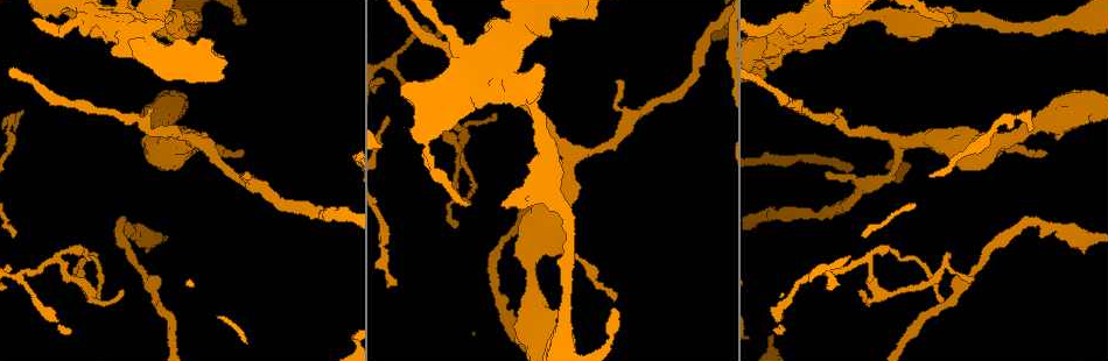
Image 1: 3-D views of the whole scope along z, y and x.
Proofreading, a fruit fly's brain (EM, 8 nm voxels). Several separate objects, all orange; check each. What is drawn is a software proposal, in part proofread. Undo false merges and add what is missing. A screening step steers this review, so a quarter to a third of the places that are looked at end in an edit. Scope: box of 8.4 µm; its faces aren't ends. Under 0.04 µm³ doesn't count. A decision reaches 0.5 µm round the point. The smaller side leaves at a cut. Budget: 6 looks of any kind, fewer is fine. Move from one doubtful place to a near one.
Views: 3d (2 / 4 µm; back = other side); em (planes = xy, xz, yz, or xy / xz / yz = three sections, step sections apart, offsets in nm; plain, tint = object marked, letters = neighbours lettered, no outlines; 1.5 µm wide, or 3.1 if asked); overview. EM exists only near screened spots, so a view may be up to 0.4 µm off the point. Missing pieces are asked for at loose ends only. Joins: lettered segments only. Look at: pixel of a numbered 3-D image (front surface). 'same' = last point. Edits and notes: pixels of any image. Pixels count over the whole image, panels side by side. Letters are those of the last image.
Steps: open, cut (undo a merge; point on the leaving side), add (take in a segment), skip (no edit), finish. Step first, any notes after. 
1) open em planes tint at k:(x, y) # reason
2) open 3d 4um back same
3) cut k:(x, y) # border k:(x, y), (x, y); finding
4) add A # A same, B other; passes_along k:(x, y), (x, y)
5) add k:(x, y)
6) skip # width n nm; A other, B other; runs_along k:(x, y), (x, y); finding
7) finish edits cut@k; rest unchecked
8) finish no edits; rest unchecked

open em planes letters at 1:(552, 31) # stops while still wide

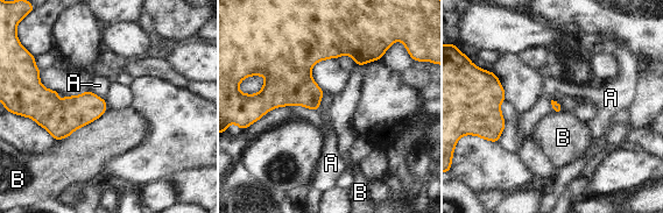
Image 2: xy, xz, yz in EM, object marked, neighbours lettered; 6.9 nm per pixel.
skip # A other, B other; border 2:(106, 111), (56, 141); none of them fits

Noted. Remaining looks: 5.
open 3d 4um at 1:(950, 27) # branch stops here

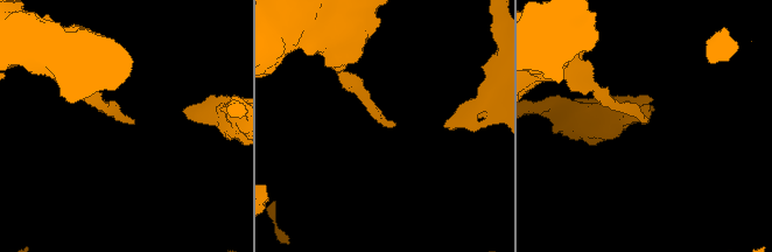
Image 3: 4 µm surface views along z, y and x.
open em planes tint at 3:(131, 123)

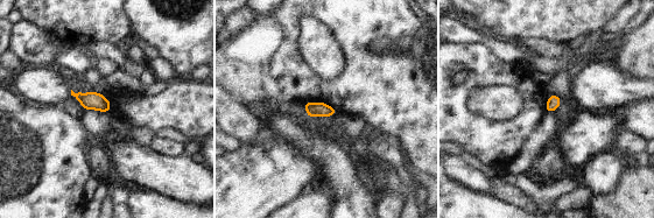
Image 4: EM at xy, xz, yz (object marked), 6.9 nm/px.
open em planes letters same # what lies round it

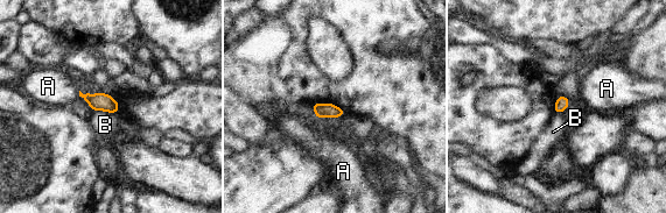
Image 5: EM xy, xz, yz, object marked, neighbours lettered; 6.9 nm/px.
skip # A other, B other; border 5:(91, 109), (105, 109), (117, 113); no lettered segment goes on from it

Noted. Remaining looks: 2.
open em planes letters at 1:(773, 328)

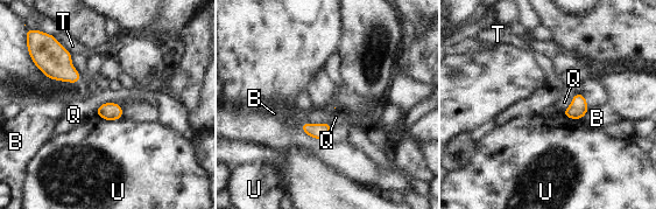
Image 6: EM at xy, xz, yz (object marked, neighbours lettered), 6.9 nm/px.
skip # B other, Q other, T other, U other; border 6:(96, 115), (106, 119), (121, 118); none of them fits

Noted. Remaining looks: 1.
finish no edits; rest unchecked

